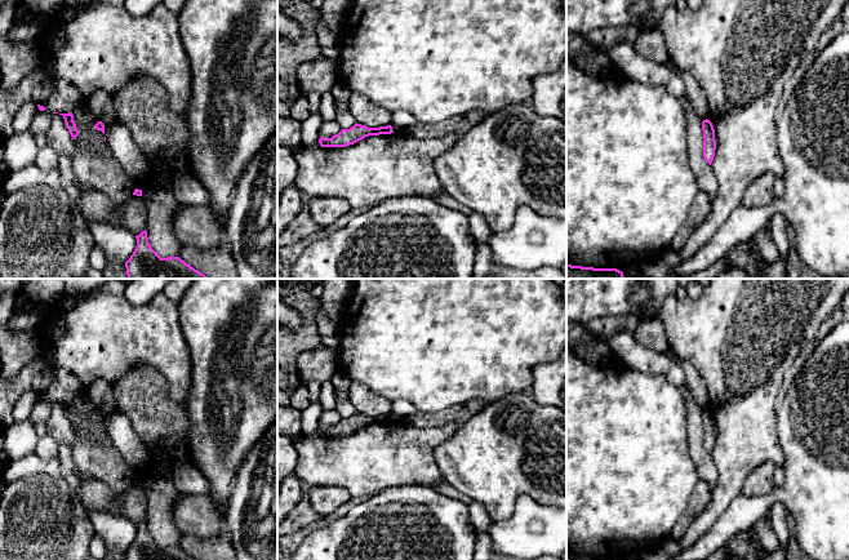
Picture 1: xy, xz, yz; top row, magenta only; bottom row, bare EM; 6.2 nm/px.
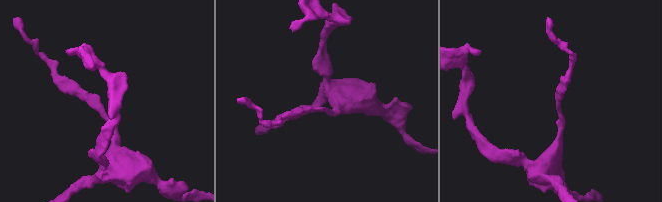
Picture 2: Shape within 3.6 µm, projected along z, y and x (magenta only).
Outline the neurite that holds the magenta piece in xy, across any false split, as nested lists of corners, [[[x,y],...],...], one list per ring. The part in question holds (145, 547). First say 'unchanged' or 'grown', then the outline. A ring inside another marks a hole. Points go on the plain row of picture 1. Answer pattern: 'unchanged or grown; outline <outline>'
unchanged; outline [[[147,520],[135,525],[137,535],[125,551],[126,560],[197,560],[179,546],[161,547],[150,534]]]

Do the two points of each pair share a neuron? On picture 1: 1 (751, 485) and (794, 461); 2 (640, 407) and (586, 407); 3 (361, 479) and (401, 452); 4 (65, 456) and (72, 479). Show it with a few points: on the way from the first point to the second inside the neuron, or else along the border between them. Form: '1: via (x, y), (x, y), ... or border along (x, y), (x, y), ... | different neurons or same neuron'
1: border along (774, 487), (764, 494), (743, 494) | different neurons
2: via (627, 407), (599, 407) | same neuron
3: via (372, 469), (385, 456), (391, 456) | same neuron
4: via (67, 461), (69, 474) | same neuron

